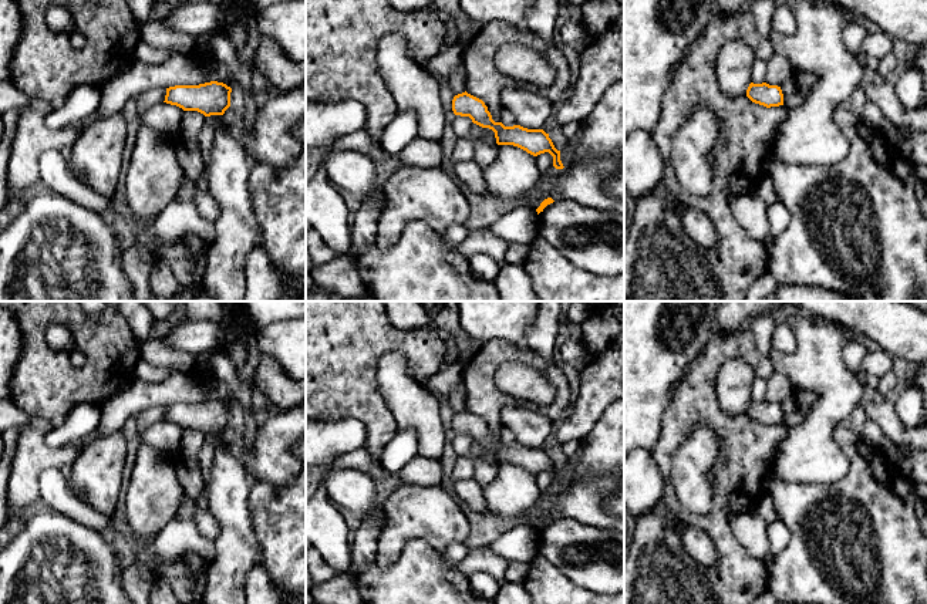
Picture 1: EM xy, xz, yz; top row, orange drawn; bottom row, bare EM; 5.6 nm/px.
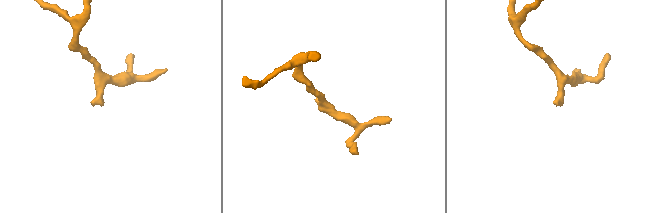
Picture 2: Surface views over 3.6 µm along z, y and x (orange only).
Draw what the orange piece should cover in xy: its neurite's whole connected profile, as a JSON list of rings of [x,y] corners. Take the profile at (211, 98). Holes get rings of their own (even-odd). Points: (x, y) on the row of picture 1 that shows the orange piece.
[[[210,81],[199,85],[175,85],[166,88],[166,104],[183,111],[198,111],[205,117],[223,115],[230,107],[232,88],[223,82]]]

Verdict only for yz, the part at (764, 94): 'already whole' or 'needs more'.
already whole

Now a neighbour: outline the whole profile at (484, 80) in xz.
[[[491,21],[465,45],[462,65],[466,71],[466,92],[485,102],[495,122],[500,122],[502,91],[516,85],[516,81],[503,75],[495,64],[503,44],[525,45],[547,55],[556,68],[556,80],[550,85],[533,87],[532,91],[552,102],[566,98],[572,88],[572,75],[563,53],[526,27]]]

